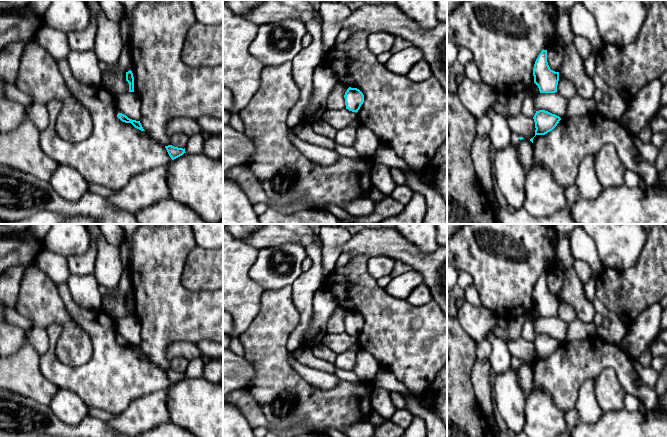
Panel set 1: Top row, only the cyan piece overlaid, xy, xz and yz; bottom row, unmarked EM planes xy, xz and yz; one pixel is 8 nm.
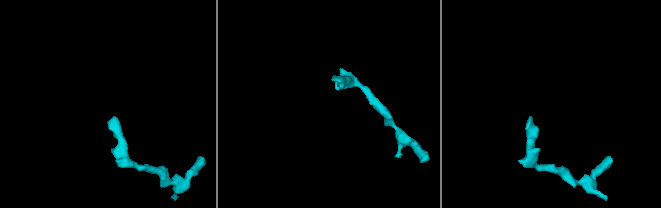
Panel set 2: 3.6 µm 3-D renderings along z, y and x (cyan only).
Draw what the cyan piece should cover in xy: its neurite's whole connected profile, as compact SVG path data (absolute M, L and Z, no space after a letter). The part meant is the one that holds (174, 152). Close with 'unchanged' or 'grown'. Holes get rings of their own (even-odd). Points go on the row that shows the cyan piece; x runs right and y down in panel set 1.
M172 145L165 146L169 156L171 157L172 160L182 156L185 152L185 148L178 148L174 147Z | unchanged

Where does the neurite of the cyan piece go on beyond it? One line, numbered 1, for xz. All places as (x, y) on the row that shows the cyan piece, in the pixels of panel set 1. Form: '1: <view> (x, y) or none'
1: none

